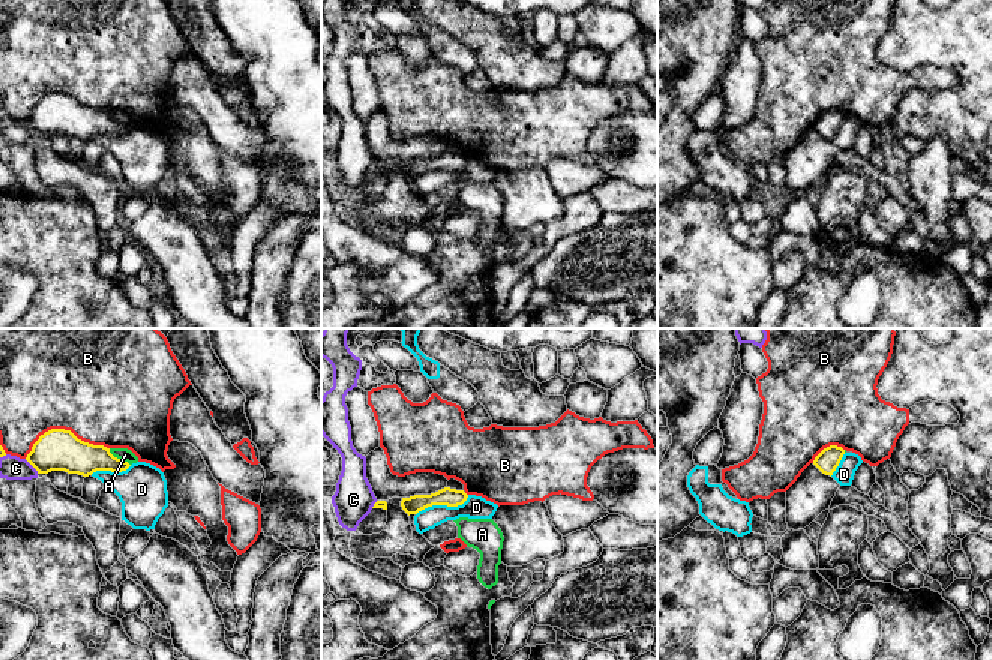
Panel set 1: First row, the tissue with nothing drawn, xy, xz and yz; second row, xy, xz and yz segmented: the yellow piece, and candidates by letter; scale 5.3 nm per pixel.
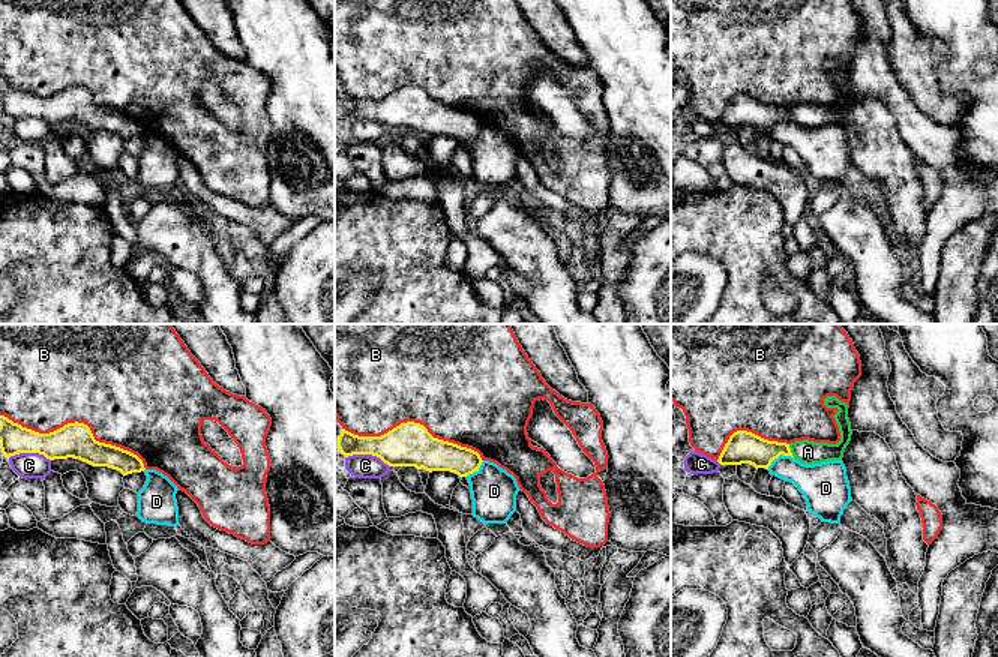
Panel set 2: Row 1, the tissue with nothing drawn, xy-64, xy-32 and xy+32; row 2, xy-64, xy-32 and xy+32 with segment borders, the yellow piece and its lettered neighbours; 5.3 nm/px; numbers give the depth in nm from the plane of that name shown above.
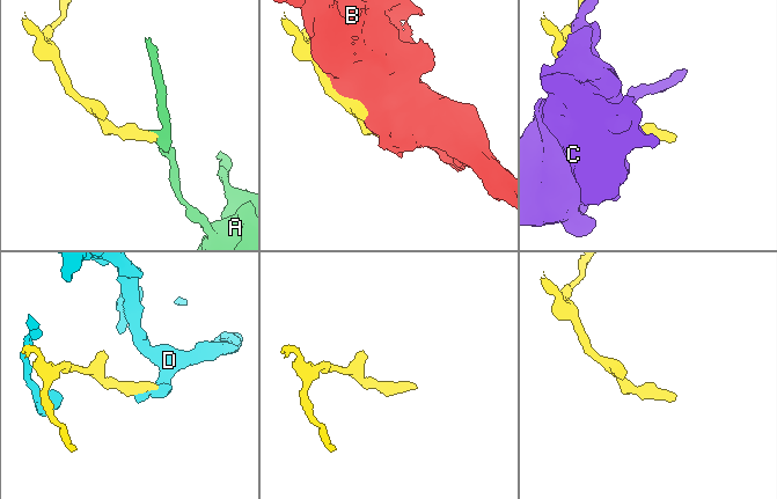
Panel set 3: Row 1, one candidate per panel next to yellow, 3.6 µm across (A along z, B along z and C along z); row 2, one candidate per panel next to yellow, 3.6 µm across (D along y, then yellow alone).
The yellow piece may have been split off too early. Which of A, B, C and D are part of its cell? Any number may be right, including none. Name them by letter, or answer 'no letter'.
no letter

